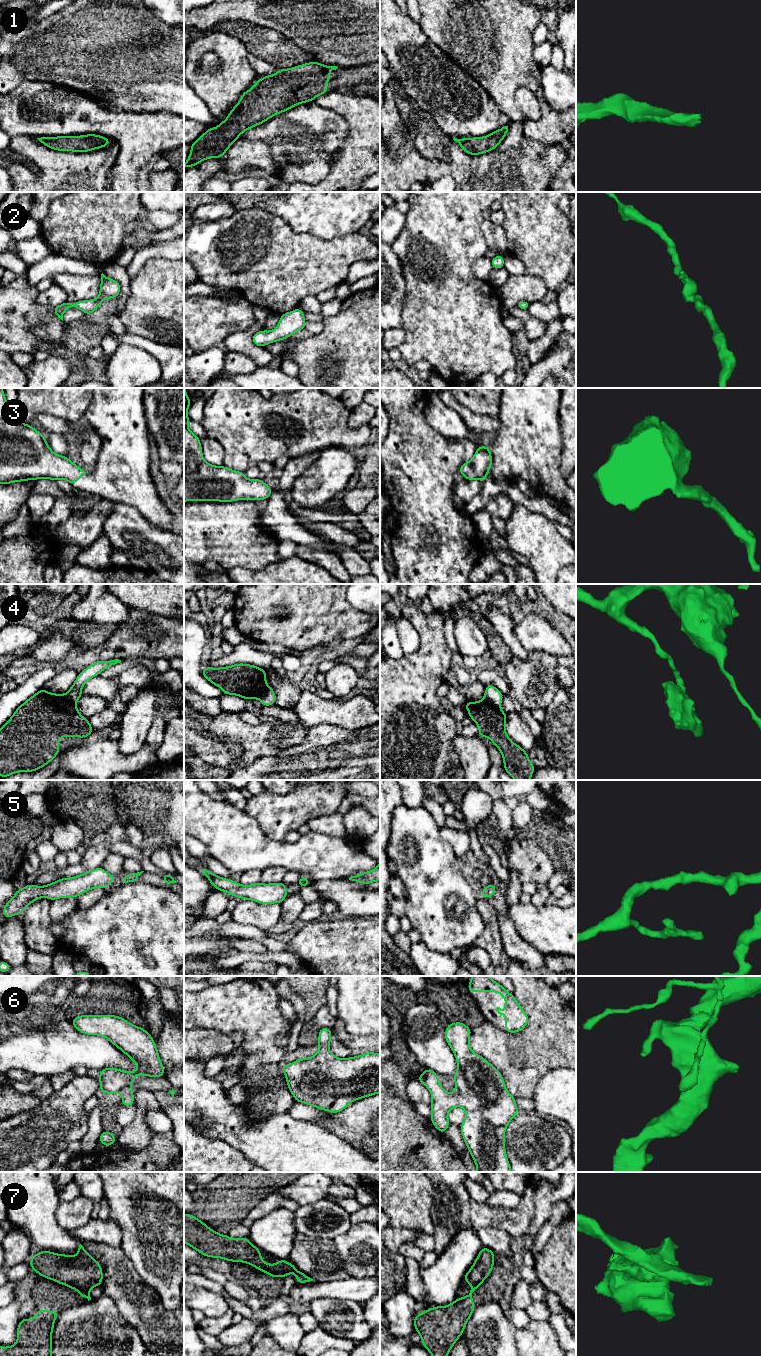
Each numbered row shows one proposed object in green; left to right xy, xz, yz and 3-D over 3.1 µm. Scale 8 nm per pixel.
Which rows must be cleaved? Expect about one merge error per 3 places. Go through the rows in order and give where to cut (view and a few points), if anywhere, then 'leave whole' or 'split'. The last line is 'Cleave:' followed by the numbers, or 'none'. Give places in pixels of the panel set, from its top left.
1: cut none; leave whole
2: cut none; leave whole
3: cut none; leave whole
4: cut yz (484, 698), (499, 708); split
5: cut none; leave whole
6: cut none; leave whole
7: cut none; leave whole
Cleave: 4

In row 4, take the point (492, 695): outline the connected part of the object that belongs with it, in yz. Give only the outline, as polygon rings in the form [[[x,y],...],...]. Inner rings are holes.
[[[494,685],[485,687],[484,699],[494,706],[500,708],[503,697],[504,695]]]

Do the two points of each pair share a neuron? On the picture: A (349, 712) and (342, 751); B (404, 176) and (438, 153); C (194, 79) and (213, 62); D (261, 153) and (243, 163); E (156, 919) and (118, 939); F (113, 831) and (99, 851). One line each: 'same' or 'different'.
A: different
B: different
C: different
D: same
E: same
F: same

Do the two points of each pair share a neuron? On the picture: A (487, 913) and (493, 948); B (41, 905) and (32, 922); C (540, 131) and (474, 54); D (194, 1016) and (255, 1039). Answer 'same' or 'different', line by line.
A: same
B: same
C: same
D: same

